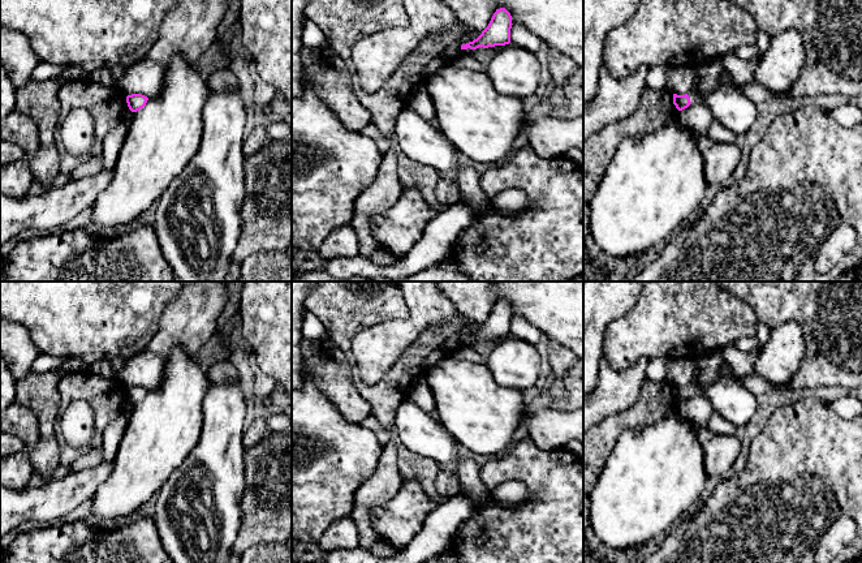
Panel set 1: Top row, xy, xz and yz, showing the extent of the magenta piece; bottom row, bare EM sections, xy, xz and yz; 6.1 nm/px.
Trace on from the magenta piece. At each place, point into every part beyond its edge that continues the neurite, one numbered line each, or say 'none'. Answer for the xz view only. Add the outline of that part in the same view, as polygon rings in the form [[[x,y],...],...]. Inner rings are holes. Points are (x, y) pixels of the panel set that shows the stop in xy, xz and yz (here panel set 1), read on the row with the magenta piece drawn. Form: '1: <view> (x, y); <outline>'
none

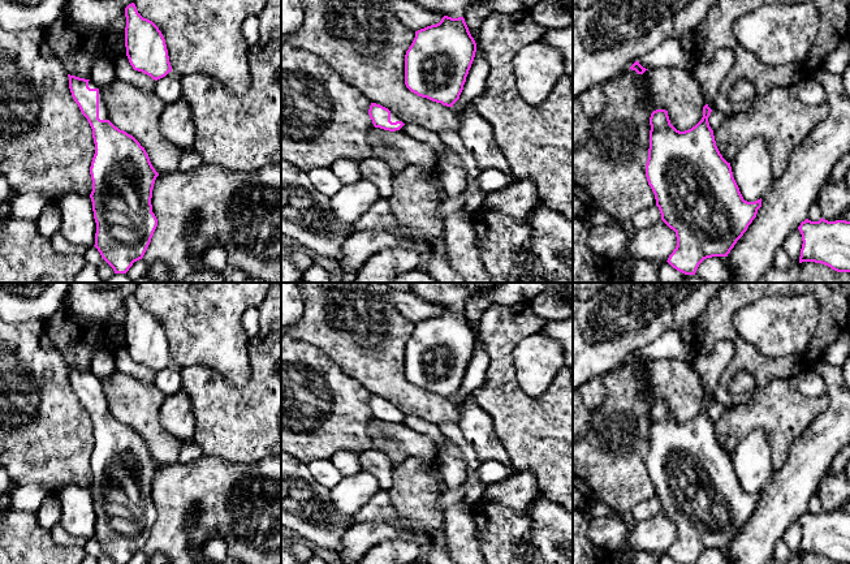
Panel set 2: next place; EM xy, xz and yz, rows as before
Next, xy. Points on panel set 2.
1: xy (103, 111); [[[89,81],[90,89],[98,89],[99,90],[99,119],[100,120],[108,120],[108,108],[104,103],[102,89],[96,86],[94,82]]]

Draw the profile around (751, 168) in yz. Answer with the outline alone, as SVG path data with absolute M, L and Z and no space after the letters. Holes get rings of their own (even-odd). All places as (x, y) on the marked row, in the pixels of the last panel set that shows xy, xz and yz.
M763 138L743 146L730 167L745 201L755 202L771 190L775 176L767 142Z

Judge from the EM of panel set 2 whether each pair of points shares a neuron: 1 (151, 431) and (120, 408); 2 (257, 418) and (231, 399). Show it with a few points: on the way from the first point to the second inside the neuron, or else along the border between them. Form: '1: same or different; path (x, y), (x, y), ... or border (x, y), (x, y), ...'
1: same; path (143, 423), (128, 408)
2: same; path (250, 413), (237, 401)

